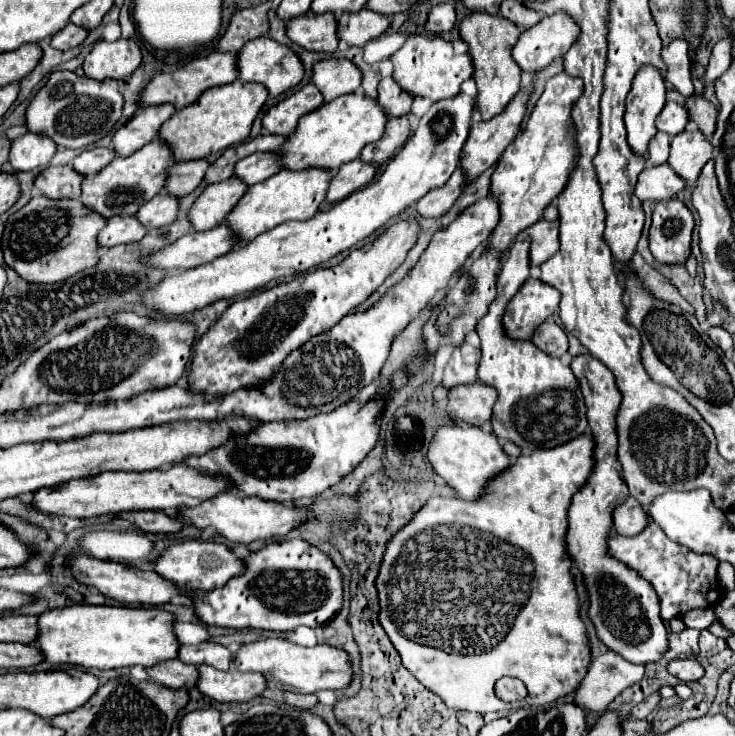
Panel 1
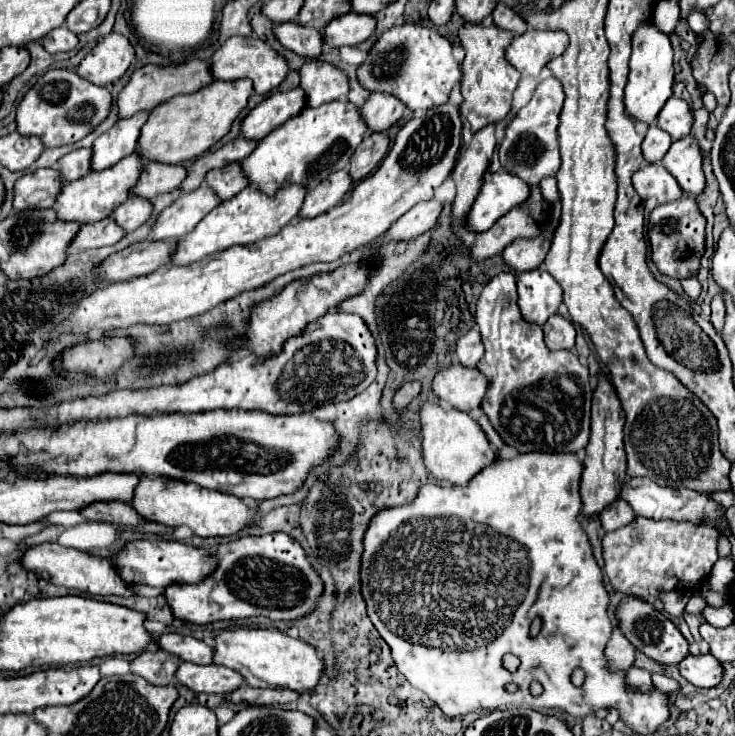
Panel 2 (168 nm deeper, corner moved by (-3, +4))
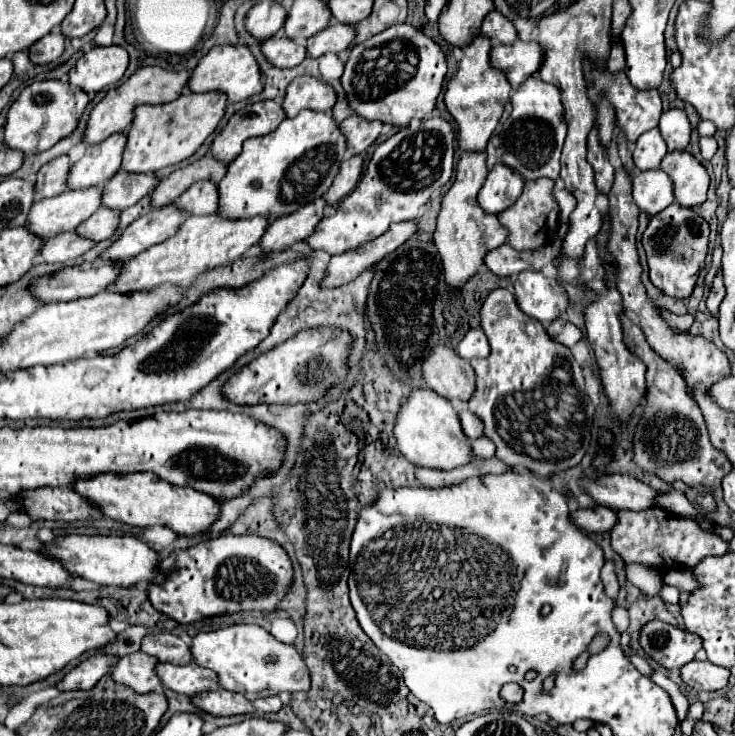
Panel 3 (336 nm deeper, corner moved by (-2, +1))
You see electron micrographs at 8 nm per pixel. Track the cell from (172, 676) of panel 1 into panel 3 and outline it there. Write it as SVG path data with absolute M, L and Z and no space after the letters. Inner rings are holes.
M143 651L129 653L121 657L111 673L111 679L115 683L127 685L137 693L149 693L149 691L163 691L161 681L157 675L153 675L153 667L157 665L157 659L145 655Z

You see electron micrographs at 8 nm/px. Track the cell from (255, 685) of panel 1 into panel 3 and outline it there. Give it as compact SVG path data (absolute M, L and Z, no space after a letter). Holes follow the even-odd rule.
M157 663L155 675L161 679L163 687L183 693L183 695L195 695L197 691L211 691L217 689L217 675L205 667L197 665L185 665L175 667L169 663Z

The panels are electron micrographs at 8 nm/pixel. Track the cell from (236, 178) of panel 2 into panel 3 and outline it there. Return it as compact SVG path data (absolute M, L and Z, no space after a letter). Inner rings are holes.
M197 181L185 193L181 193L173 205L187 215L211 215L217 209L217 185L209 181Z

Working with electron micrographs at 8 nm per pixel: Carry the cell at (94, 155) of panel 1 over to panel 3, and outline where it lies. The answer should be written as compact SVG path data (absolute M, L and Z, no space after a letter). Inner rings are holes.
M61 155L49 163L45 163L37 171L37 181L35 181L35 193L37 197L55 197L57 193L65 191L65 175L69 173L69 157Z

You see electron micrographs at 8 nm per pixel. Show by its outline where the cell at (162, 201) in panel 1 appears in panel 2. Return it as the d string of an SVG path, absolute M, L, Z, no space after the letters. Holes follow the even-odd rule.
M130 196L130 200L126 200L124 204L120 204L112 218L126 230L126 232L134 232L138 226L142 226L148 218L152 216L152 202L142 198L142 196Z

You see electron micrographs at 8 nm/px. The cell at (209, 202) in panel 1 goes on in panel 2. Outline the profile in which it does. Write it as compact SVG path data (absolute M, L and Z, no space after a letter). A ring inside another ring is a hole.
M204 184L198 190L184 192L172 206L168 206L160 214L152 232L152 240L186 236L218 204L220 204L220 198L216 196L216 192Z

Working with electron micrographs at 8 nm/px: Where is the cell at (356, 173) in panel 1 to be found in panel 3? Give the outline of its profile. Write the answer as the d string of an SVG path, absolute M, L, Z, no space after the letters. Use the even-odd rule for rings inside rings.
M317 199L305 205L301 211L283 215L281 219L269 223L263 233L263 239L257 243L263 255L285 251L293 243L307 239L315 231L317 223L323 219L323 209L325 209L325 201Z

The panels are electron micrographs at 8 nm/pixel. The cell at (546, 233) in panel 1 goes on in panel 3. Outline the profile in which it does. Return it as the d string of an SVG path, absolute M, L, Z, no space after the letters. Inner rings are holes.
M551 243L541 251L513 251L509 245L501 245L489 251L483 259L489 271L499 277L519 275L521 271L539 271L543 265L553 263L561 253L561 243Z

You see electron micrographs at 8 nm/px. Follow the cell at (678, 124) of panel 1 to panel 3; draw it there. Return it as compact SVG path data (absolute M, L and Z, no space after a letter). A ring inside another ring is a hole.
M681 109L665 111L659 121L659 131L661 131L669 151L681 151L689 145L691 125L689 125L685 111L681 111Z

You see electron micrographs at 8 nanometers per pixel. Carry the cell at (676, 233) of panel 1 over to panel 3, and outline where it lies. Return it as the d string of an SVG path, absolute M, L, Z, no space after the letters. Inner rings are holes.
M673 203L651 217L641 243L647 255L651 283L669 297L687 299L693 293L693 285L709 251L709 223L693 209Z

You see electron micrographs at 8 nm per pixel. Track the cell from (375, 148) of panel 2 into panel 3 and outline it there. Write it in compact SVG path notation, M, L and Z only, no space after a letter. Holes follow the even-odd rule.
M361 155L345 159L343 165L341 165L341 169L339 169L339 173L337 173L337 177L335 177L335 181L333 181L333 185L331 185L331 189L323 195L325 203L329 207L333 207L345 195L349 195L353 191L353 187L357 185L361 173L363 173L363 157Z

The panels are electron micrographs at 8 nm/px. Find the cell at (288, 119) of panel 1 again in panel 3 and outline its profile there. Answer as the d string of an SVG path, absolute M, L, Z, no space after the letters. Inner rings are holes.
M273 101L249 103L229 117L227 125L213 139L209 155L217 161L231 163L241 153L241 145L245 139L263 137L275 131L283 119L285 113L281 111L281 105Z

